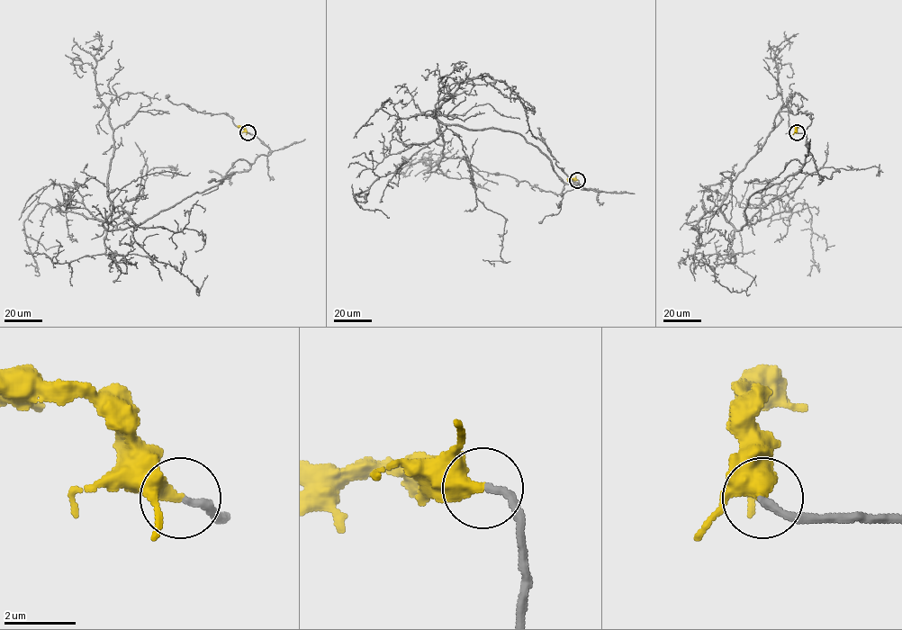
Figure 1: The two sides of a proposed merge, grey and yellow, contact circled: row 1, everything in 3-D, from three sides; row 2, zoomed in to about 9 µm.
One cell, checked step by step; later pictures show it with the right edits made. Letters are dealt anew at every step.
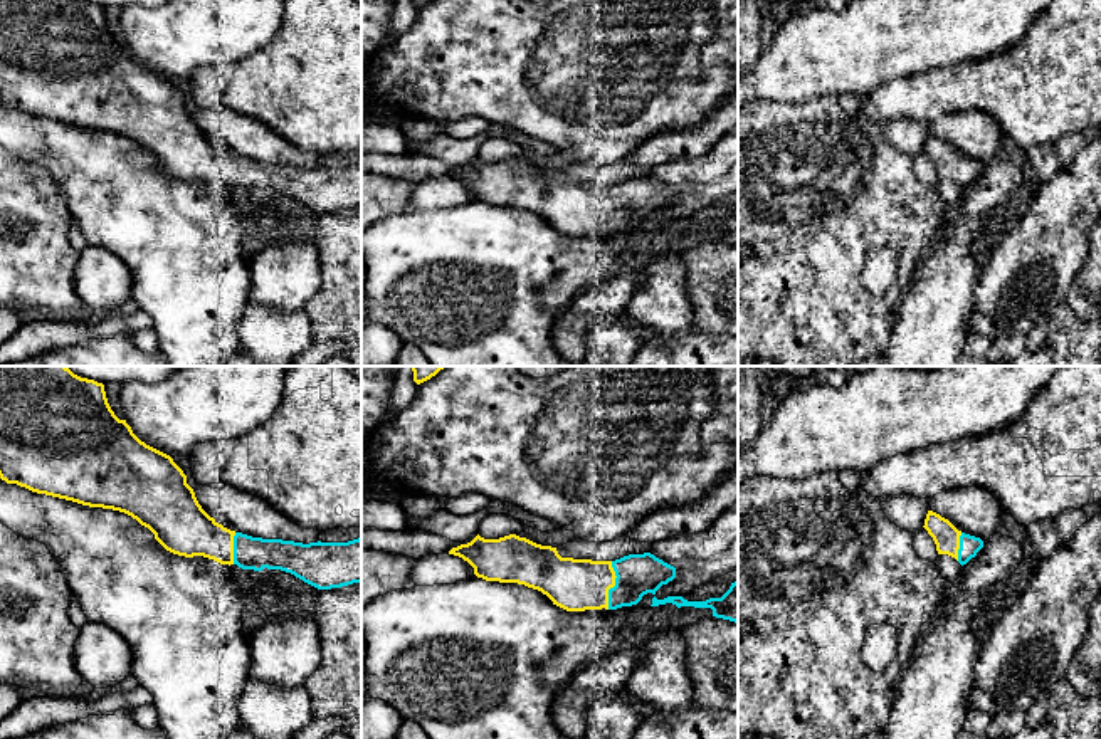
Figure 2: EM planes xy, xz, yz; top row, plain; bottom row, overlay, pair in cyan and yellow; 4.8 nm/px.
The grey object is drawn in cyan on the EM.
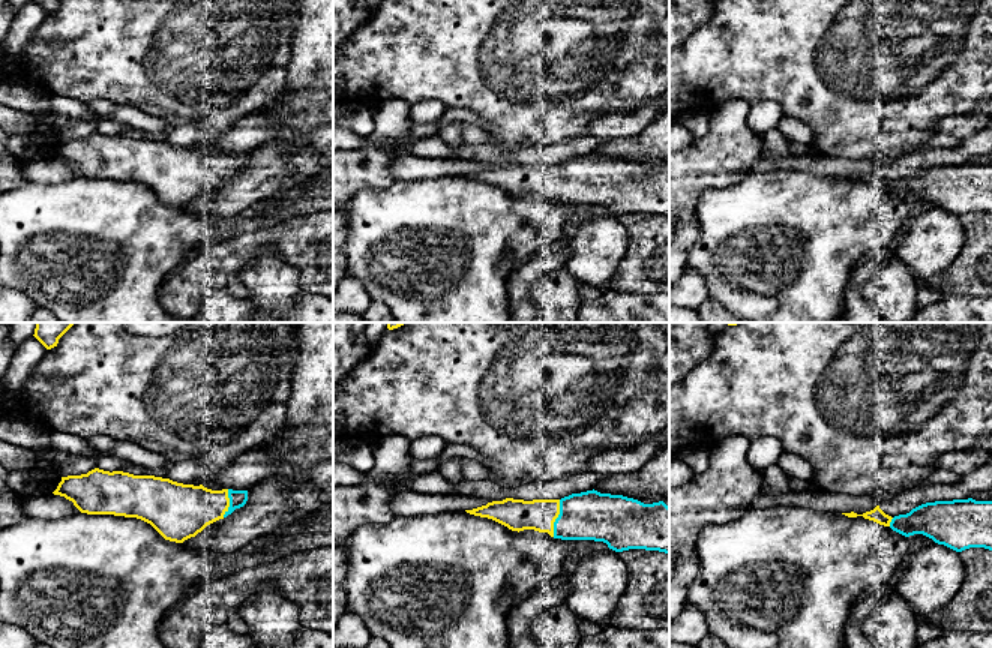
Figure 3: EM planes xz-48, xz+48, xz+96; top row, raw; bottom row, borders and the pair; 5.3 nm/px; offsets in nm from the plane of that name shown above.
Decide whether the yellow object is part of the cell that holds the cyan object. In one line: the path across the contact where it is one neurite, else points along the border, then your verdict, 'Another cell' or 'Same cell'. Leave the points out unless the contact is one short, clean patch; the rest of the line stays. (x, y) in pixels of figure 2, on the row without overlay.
Same cell

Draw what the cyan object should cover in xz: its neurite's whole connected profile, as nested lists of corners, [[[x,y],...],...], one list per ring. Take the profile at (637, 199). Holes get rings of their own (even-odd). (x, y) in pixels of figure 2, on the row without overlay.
[[[477,158],[471,166],[452,171],[449,178],[467,185],[477,202],[518,207],[538,213],[546,218],[553,228],[566,235],[632,230],[637,228],[644,218],[656,218],[662,208],[676,202],[676,191],[651,176],[629,178],[615,185],[573,183],[561,181],[556,171],[541,170],[516,158],[499,163],[484,163]]]

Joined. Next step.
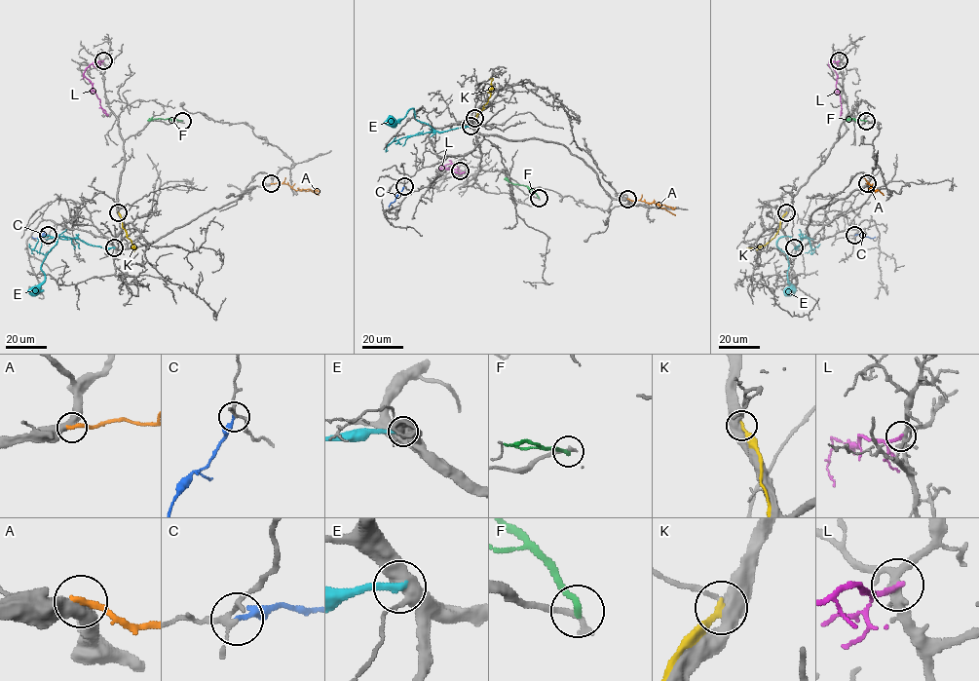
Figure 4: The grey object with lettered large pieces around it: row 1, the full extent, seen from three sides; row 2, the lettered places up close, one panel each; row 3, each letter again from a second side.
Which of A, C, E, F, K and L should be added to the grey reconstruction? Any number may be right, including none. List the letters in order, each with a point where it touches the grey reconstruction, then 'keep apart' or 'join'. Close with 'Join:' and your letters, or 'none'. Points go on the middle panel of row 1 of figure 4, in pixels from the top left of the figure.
A: contact (627, 199); keep apart
C: contact (404, 186); keep apart
E: contact (470, 126); keep apart
F: contact (539, 198); keep apart
K: contact (474, 118); keep apart
L: contact (460, 170); keep apart
Join: none

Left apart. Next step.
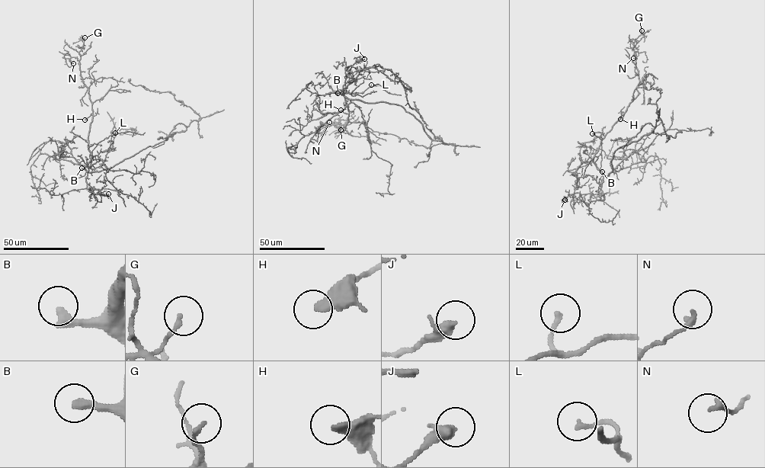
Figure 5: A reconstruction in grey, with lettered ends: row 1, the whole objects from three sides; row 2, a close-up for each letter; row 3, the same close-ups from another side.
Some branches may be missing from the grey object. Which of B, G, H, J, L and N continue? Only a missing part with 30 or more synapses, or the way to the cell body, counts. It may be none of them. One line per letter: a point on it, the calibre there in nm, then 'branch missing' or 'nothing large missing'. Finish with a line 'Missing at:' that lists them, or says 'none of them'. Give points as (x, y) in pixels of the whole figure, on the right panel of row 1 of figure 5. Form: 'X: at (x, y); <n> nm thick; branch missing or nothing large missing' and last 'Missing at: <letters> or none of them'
B: at (602, 171); 360 nm thick; branch missing
G: at (641, 30); 150 nm thick; nothing large missing
H: at (620, 119); 380 nm thick; branch missing
J: at (564, 200); 420 nm thick; nothing large missing
L: at (592, 133); 160 nm thick; nothing large missing
N: at (633, 58); 200 nm thick; nothing large missing
Missing at: B, H

